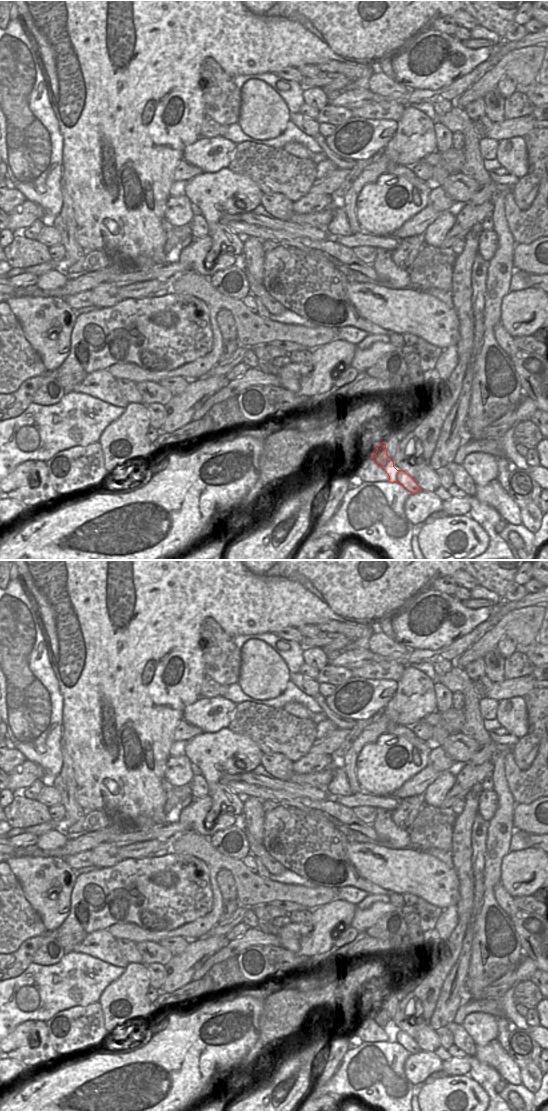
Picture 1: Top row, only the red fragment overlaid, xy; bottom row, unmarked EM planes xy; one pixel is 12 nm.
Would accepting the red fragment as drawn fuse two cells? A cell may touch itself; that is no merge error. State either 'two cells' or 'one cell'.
two cells

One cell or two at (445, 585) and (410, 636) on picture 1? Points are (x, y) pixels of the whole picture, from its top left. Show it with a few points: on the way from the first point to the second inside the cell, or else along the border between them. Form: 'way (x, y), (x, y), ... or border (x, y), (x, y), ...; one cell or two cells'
border (433, 589), (453, 595); two cells

